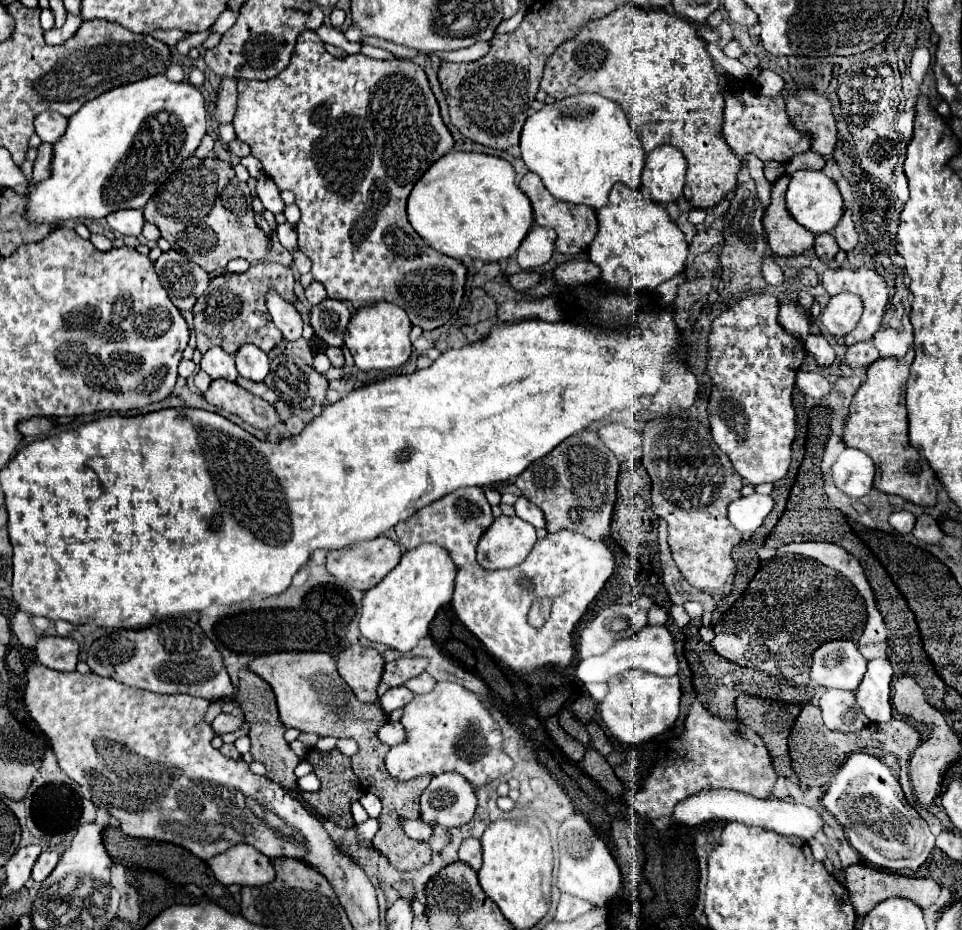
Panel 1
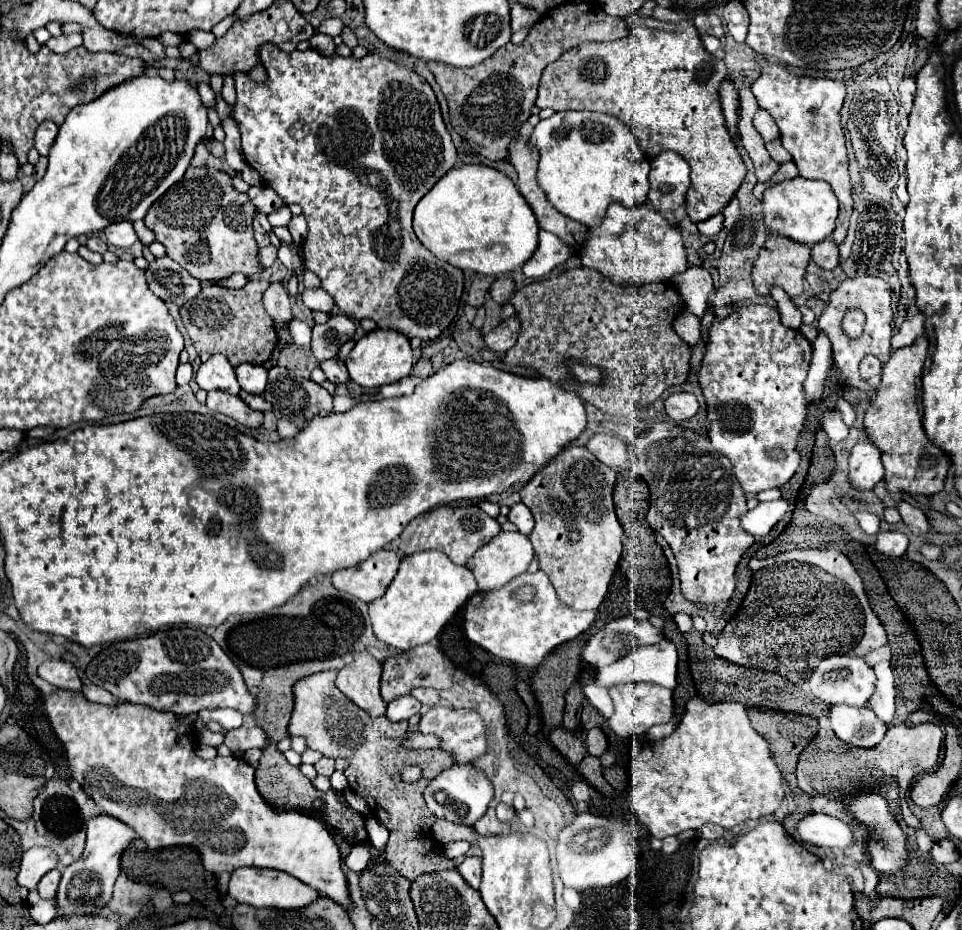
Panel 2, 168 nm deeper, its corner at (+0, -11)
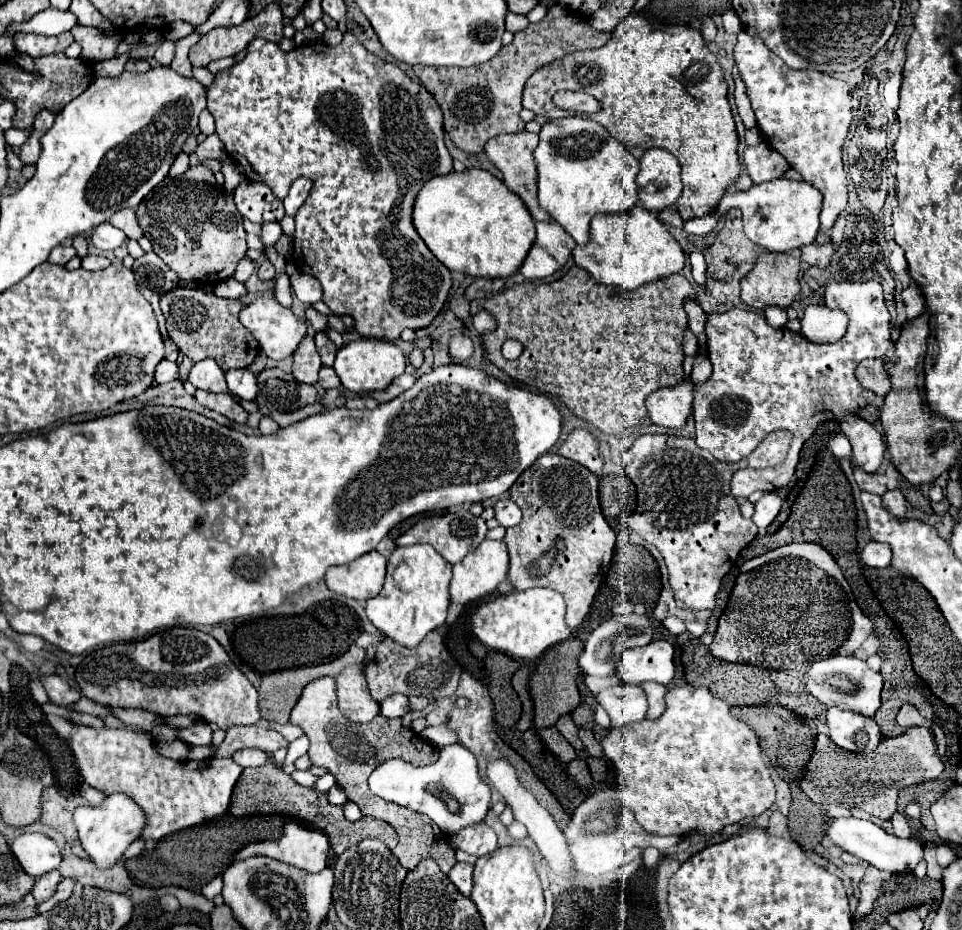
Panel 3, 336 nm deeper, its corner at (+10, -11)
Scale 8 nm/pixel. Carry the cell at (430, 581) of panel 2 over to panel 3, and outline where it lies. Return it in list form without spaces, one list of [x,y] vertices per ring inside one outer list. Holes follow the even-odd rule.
[[[396,547],[388,559],[384,587],[376,597],[368,599],[366,615],[384,637],[394,639],[402,647],[416,647],[430,631],[446,623],[450,605],[450,579],[452,565],[448,565],[434,547]]]

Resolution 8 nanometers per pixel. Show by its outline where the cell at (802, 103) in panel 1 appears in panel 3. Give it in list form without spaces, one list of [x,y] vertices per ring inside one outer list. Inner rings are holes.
[[[746,31],[738,35],[734,61],[764,139],[802,175],[804,181],[822,191],[824,207],[820,215],[820,231],[828,235],[848,201],[842,143],[852,121],[850,87],[844,81],[818,71],[790,69],[758,37],[748,35]]]

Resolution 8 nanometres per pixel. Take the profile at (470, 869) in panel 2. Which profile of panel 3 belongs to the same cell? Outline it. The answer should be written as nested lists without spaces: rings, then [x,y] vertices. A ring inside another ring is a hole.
[[[456,863],[450,869],[448,877],[462,895],[466,895],[466,897],[470,895],[470,891],[472,891],[472,865],[470,863]]]

